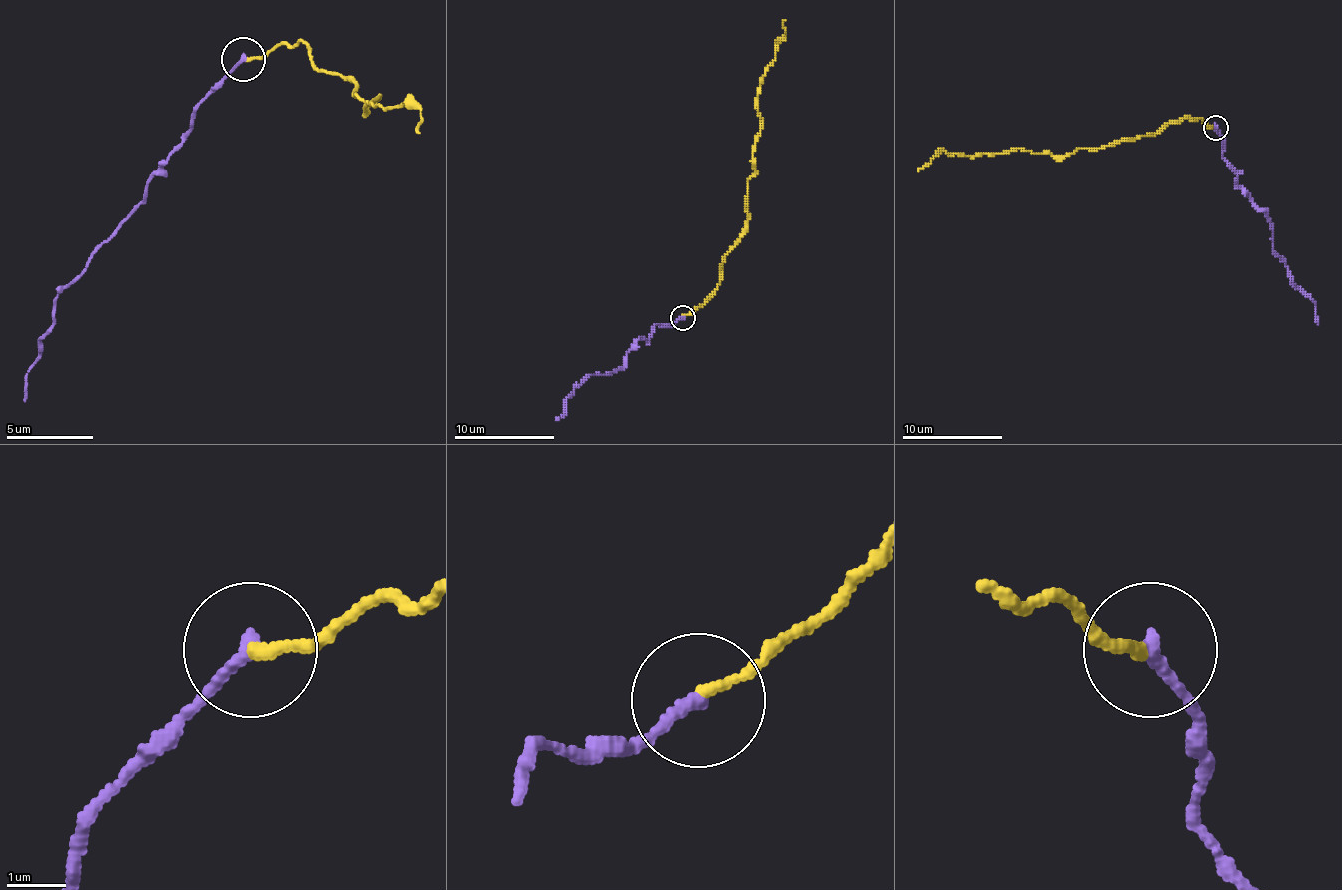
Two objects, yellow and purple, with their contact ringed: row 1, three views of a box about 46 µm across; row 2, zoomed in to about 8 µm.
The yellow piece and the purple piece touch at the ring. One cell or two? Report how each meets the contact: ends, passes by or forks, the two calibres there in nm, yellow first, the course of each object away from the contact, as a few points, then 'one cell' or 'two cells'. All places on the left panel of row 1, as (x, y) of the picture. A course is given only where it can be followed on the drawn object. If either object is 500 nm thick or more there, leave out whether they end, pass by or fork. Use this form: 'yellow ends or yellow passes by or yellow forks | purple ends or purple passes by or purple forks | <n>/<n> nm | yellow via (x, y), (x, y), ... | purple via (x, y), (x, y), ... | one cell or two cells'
yellow ends | purple ends | 190/240 nm | yellow via (242, 60), (303, 42), (365, 108), (378, 95), (373, 104), (400, 108), (408, 99), (421, 134) | purple via (242, 60), (198, 108), (181, 143), (137, 208), (54, 300), (54, 322), (28, 366), (24, 401) | one cell

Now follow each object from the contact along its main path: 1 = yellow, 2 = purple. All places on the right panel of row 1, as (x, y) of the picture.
1: (1215, 128), (1185, 118), (1069, 156), (1019, 148), (958, 156), (941, 151), (918, 171)
2: (1215, 128), (1237, 186), (1265, 214), (1273, 251), (1315, 304), (1318, 324)

